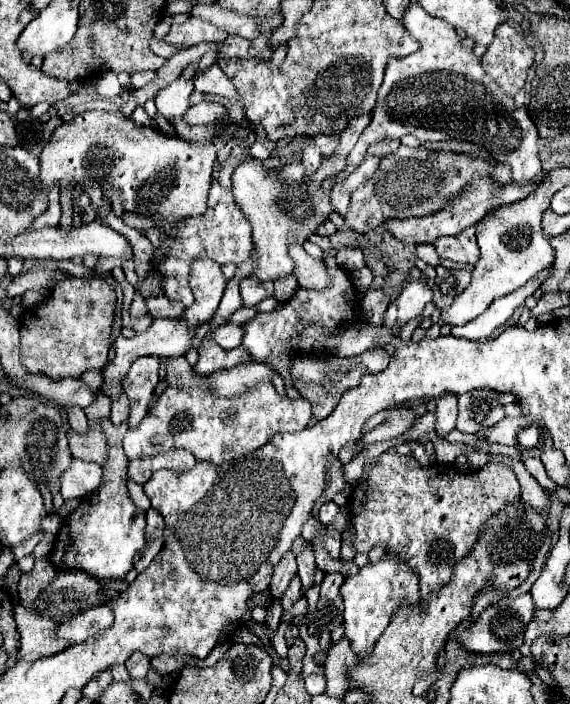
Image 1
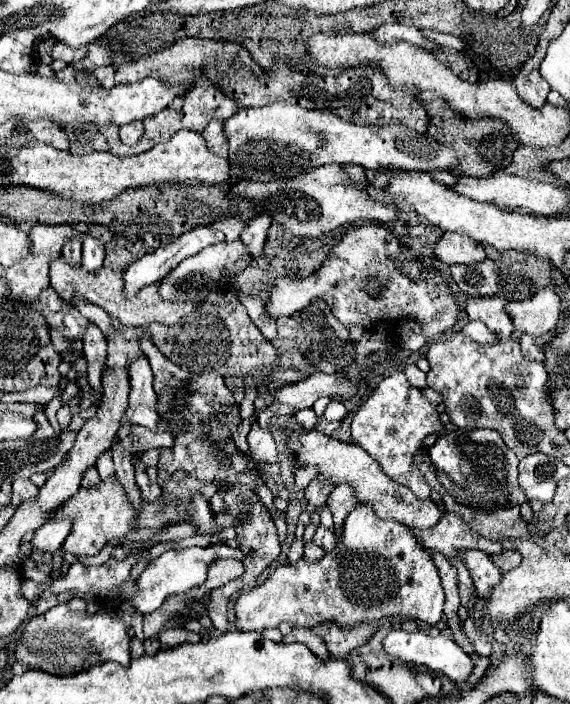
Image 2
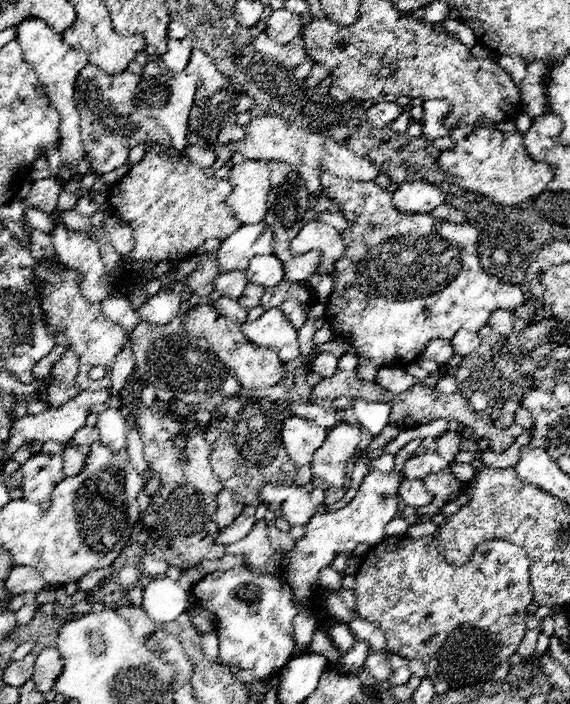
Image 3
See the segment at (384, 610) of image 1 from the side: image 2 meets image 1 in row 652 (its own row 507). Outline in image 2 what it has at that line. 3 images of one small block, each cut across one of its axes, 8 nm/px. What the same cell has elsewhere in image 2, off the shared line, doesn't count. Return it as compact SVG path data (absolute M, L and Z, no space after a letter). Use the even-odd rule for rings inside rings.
M370 506L354 508L342 528L338 546L326 552L320 562L300 560L298 564L286 564L272 572L272 576L262 584L242 594L236 600L236 626L244 632L262 632L266 628L276 628L288 622L296 628L312 628L322 622L336 622L338 626L350 630L360 622L374 622L380 618L418 618L428 624L436 624L442 616L444 592L440 586L438 570L426 550L420 548L416 536L408 526L394 520L376 518Z

